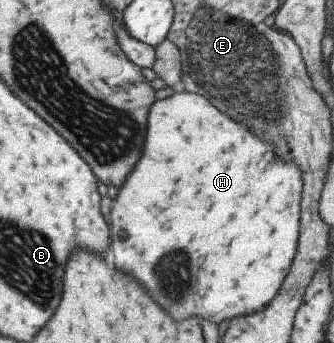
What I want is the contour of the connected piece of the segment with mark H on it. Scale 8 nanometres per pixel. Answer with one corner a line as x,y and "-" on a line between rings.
181,89
151,104
148,109
144,136
146,136
146,142
144,142
140,160
124,178
122,186
118,188
116,198
108,206
109,244
112,248
114,268
120,274
132,276
148,292
148,296
174,320
198,316
218,325
226,320
231,321
237,317
247,317
262,311
279,291
297,249
299,202
301,201
301,172
298,167
294,163
284,163
281,159
274,158
270,152
270,144
256,140
252,134
248,134
248,130
240,128
240,124
236,126
236,122
232,122
228,116
218,114
218,110
203,96
187,93

